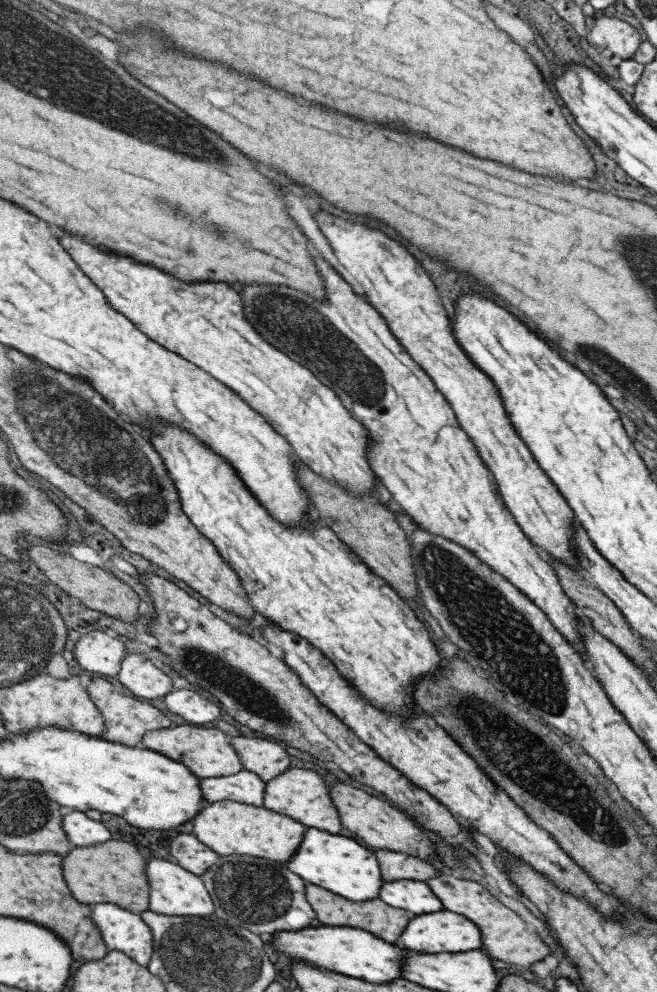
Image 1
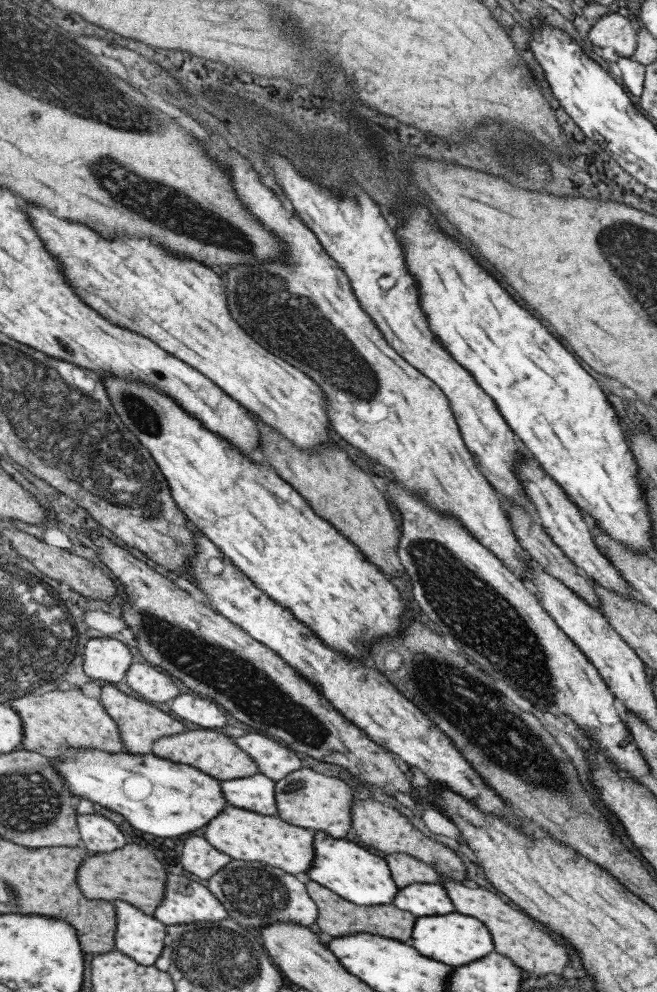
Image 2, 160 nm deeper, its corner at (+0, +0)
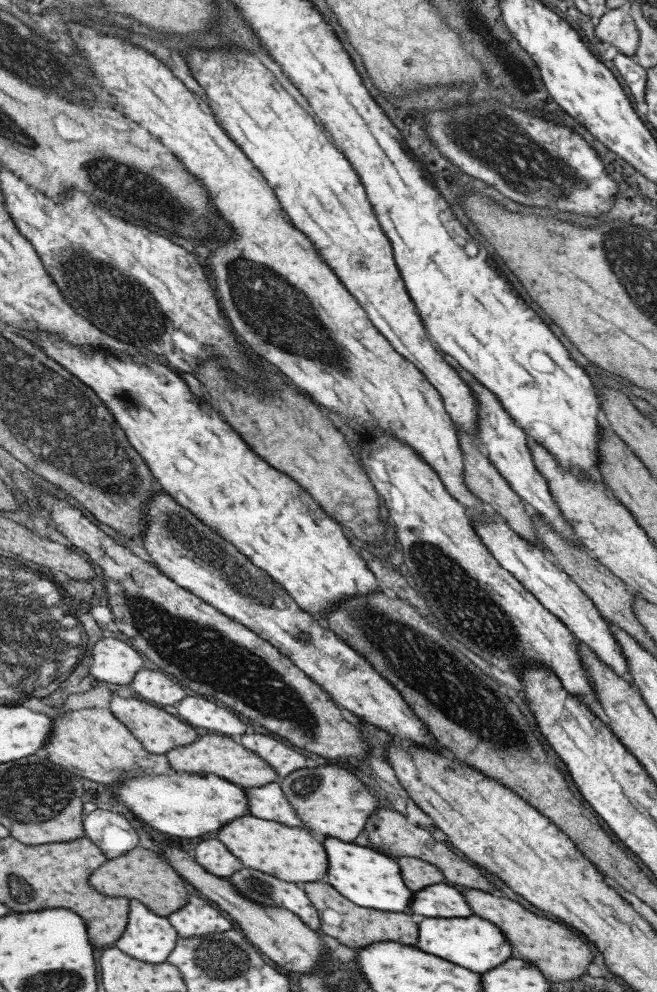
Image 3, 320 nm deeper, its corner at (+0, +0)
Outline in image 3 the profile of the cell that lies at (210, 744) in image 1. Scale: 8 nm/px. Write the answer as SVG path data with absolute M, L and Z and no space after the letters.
M212 733L199 736L192 744L170 748L164 755L173 771L220 776L223 780L244 788L259 788L263 784L281 779L264 760L259 760L259 756L245 750L241 744L235 744L226 735Z

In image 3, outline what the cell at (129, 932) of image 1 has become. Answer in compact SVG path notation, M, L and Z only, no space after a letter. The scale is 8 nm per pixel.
M133 900L133 912L128 914L127 930L114 944L127 956L147 964L164 963L175 948L177 936L167 917L157 916L141 902Z

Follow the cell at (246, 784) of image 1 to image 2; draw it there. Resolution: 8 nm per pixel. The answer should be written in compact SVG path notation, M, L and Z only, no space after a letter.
M259 772L253 776L220 781L227 805L249 809L265 816L276 816L274 784L274 780Z

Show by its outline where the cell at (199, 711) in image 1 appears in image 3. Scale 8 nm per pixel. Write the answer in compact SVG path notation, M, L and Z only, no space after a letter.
M186 696L181 702L177 703L175 712L186 723L189 722L193 726L207 730L215 730L215 732L226 736L241 735L245 730L245 724L237 716L233 716L225 708L219 708L219 706L215 706L215 704L211 704L209 700L203 700L203 698Z

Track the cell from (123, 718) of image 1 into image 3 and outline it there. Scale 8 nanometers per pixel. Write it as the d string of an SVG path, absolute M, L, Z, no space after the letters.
M112 694L107 707L117 720L128 727L129 732L133 733L140 745L155 755L164 755L170 748L192 744L199 737L197 732L193 730L193 726L189 726L189 724L173 718L173 715L155 708L154 704L131 700L131 698L125 700L125 698L119 698L119 696Z

